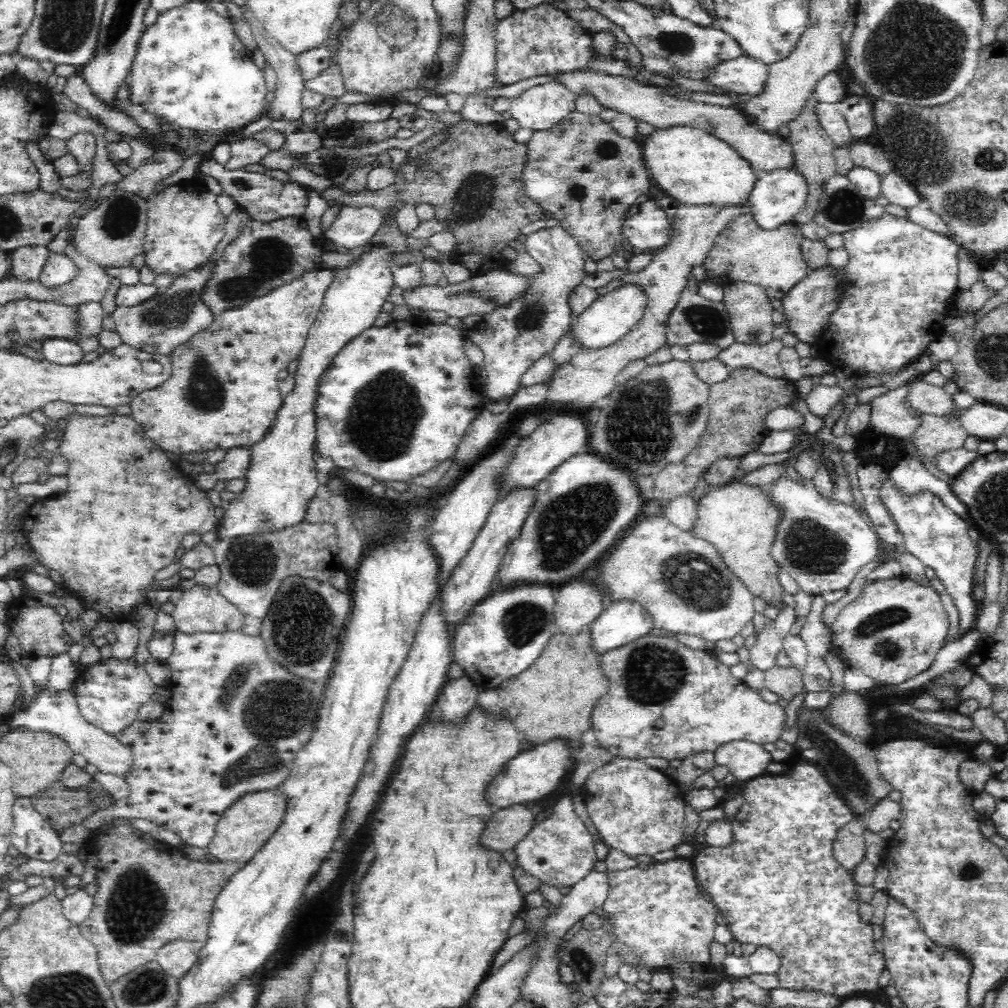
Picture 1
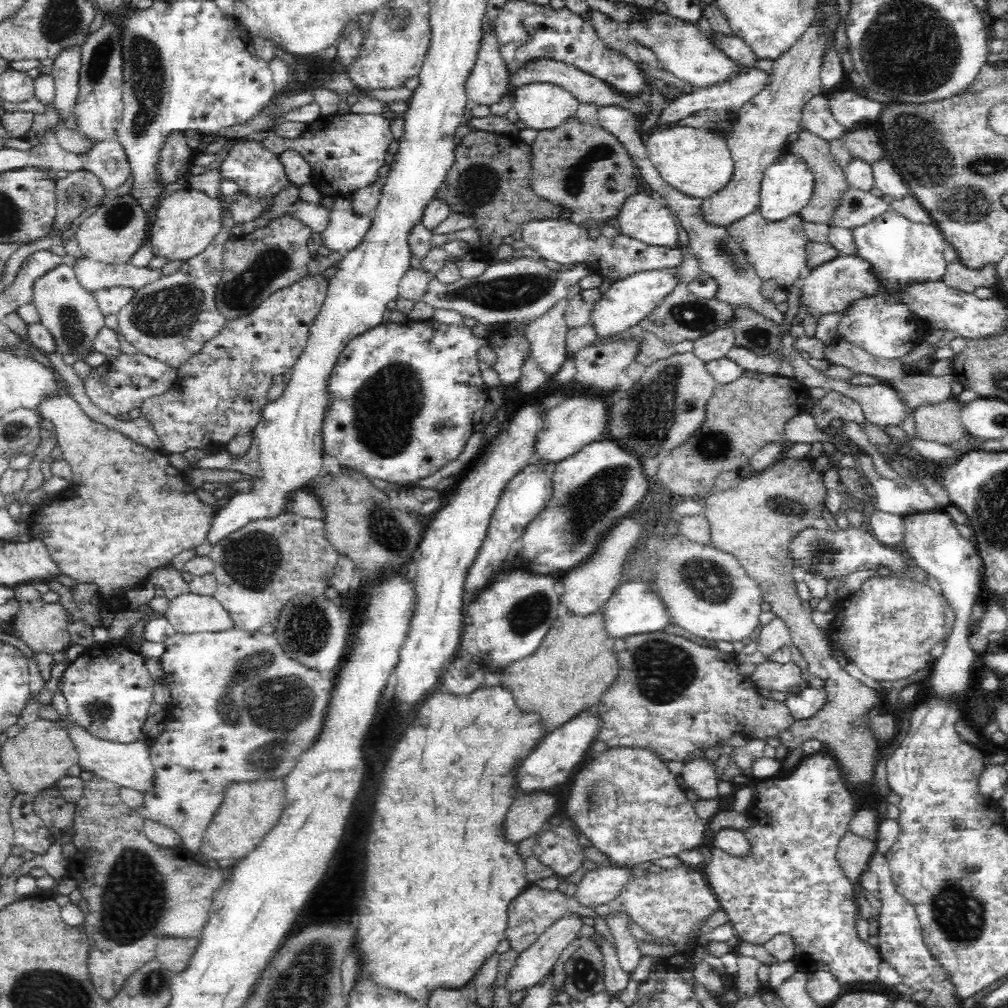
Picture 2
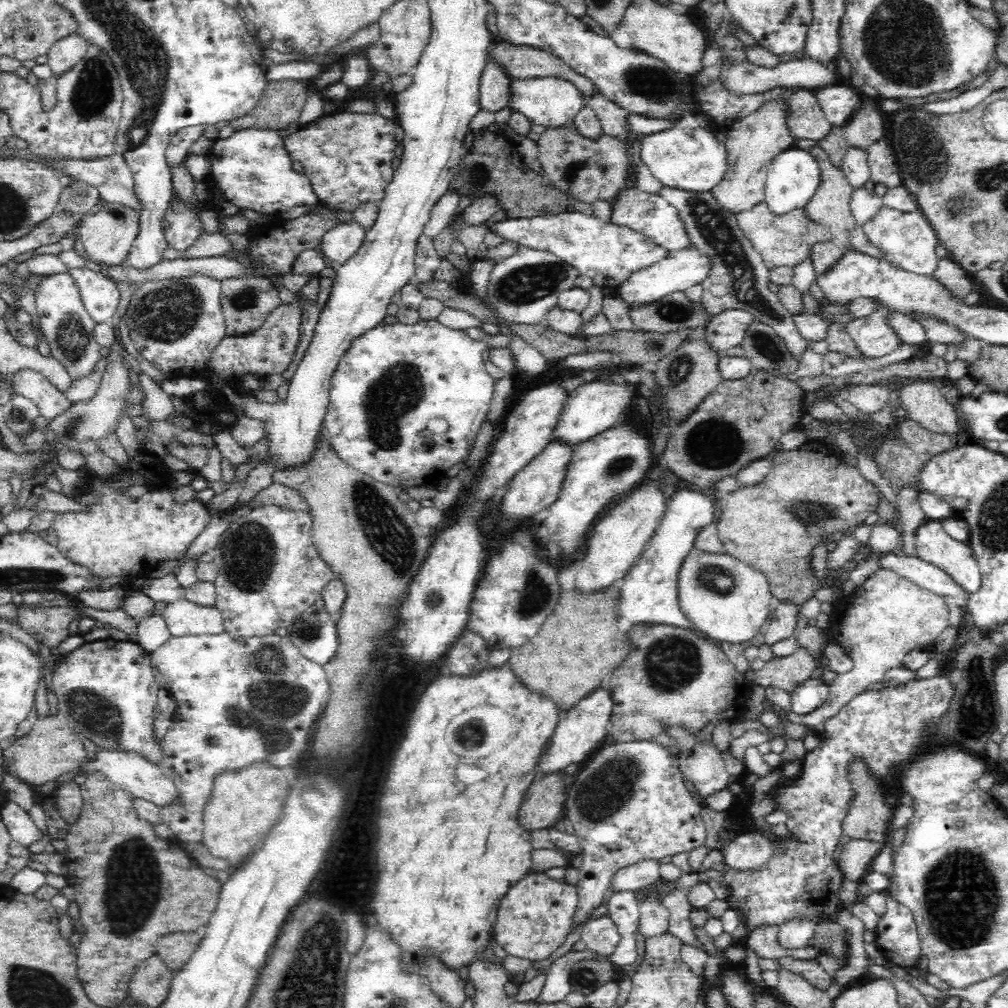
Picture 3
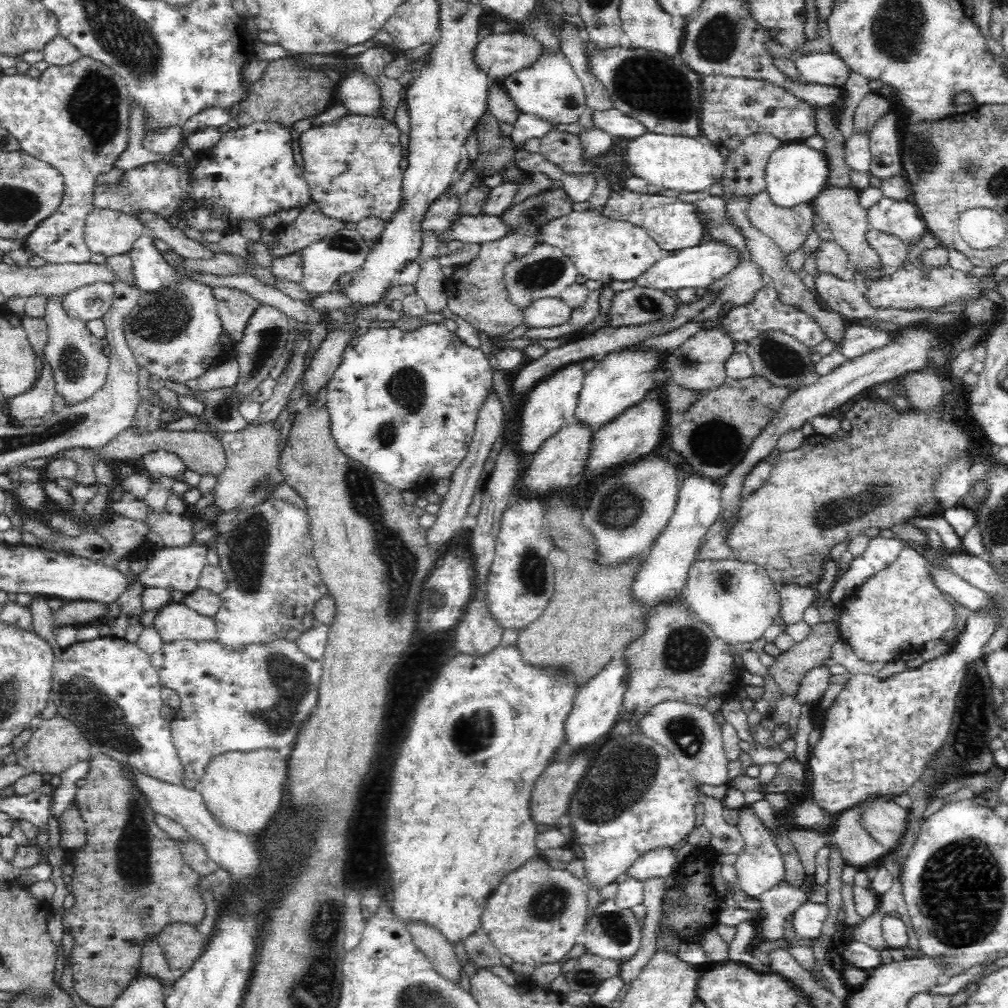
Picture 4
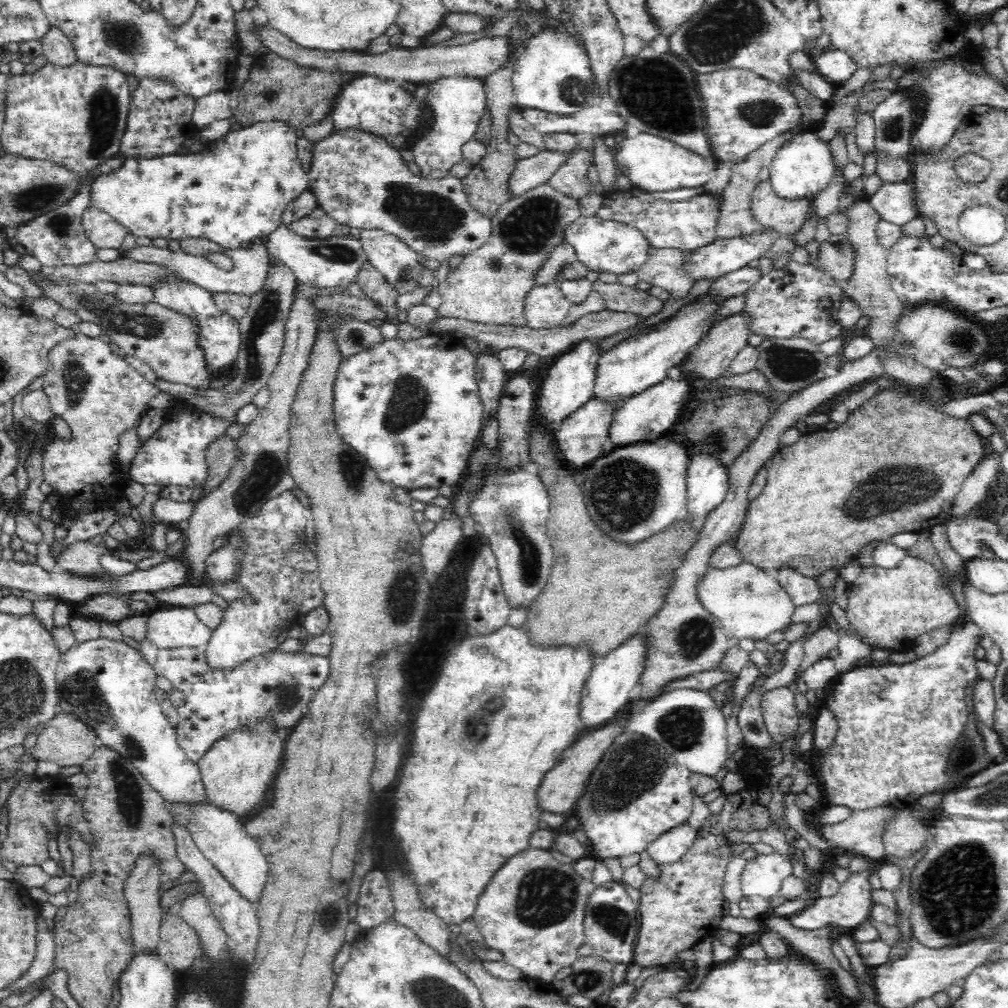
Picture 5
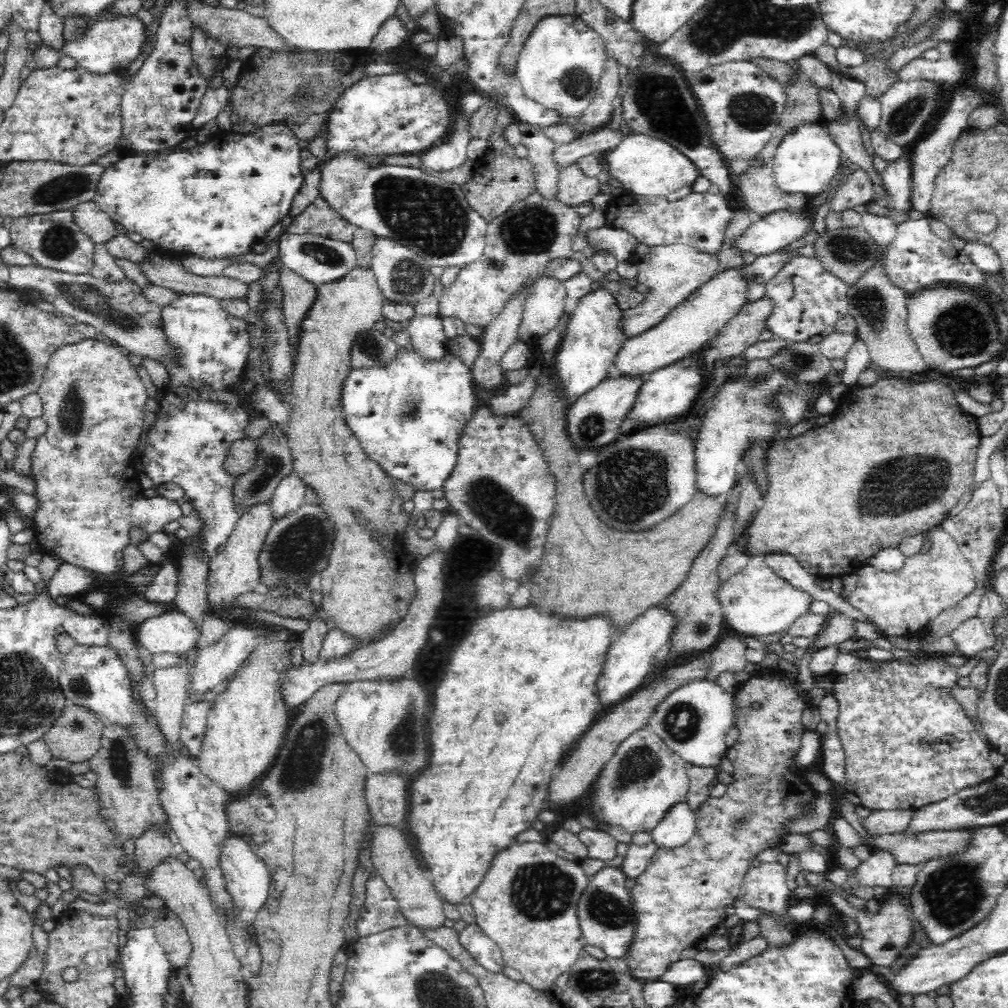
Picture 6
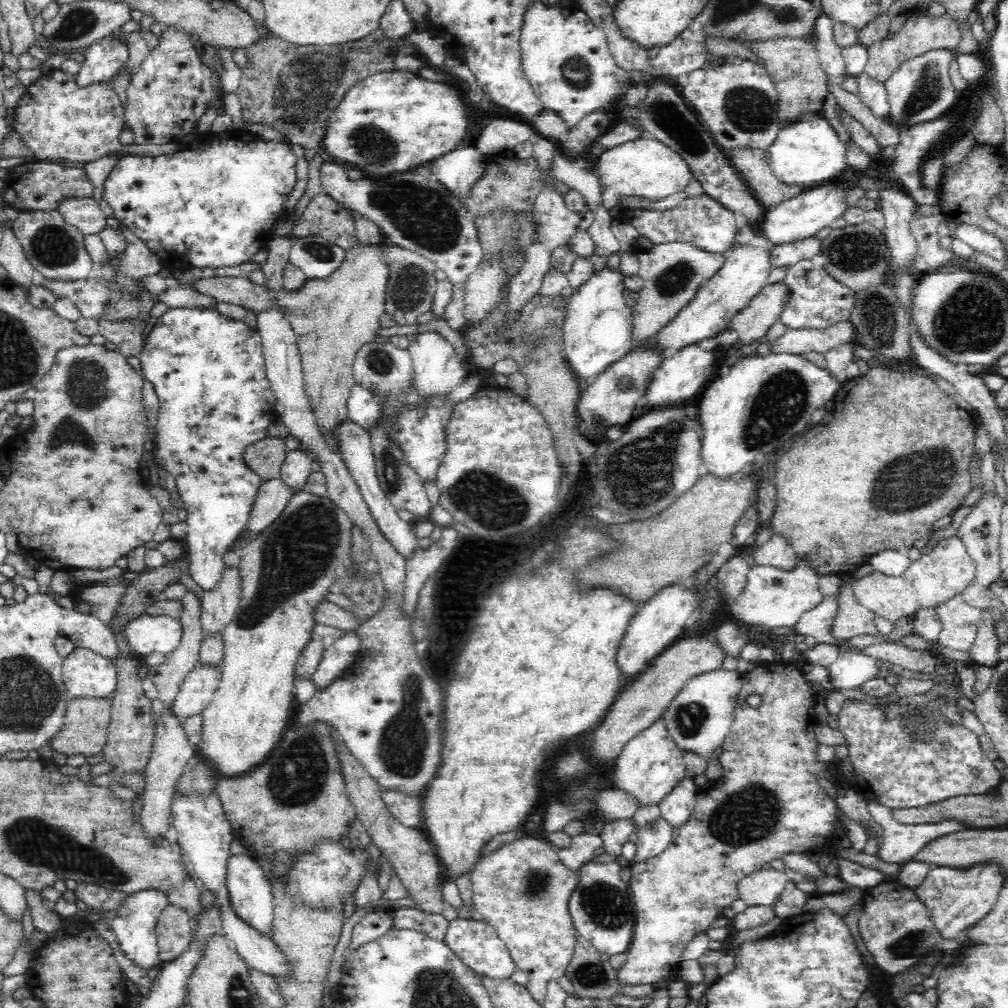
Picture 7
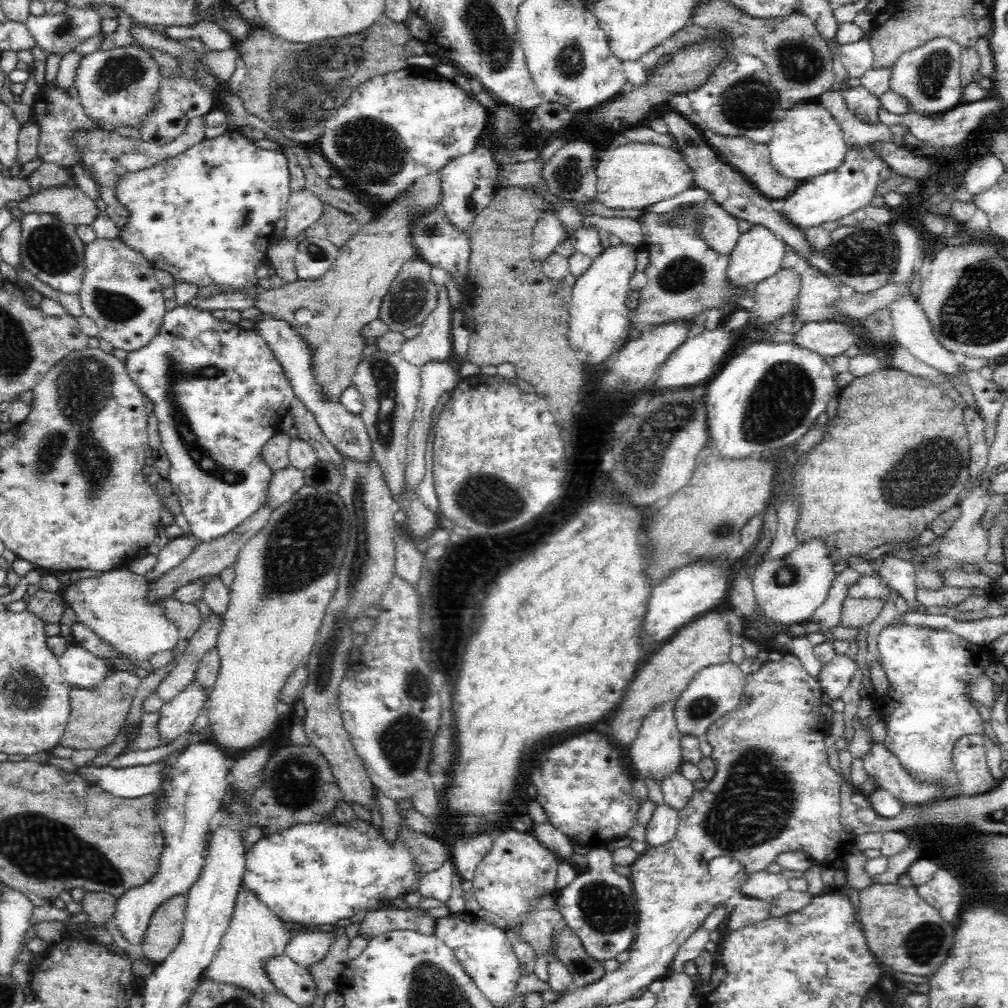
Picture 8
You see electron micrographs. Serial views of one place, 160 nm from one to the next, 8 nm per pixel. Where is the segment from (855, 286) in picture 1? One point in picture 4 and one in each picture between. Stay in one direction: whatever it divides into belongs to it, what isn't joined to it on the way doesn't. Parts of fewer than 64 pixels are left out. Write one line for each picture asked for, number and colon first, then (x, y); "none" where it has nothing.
2: (900, 252)
3: (906, 241)
4: (901, 220)

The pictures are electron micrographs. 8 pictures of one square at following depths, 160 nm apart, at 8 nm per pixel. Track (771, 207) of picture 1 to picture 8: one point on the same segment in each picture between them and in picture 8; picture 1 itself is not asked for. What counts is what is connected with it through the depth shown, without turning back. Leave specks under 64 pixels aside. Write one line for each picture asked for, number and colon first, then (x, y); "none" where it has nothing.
2: (787, 186)
3: (793, 177)
4: (795, 174)
5: (804, 165)
6: (807, 159)
7: (808, 153)
8: (808, 142)

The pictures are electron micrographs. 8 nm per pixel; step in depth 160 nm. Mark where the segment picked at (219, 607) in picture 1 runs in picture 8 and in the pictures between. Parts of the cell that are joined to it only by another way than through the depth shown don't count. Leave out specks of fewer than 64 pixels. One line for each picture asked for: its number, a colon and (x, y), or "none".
2: (188, 613)
3: (183, 617)
4: (175, 621)
5: (170, 627)
6: (173, 631)
7: (147, 634)
8: (112, 604)

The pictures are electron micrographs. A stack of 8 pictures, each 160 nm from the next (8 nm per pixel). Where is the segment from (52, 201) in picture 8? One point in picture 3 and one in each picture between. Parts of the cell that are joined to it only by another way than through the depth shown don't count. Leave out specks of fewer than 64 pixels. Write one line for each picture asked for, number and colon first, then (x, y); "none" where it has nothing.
3: (106, 235)
4: (110, 232)
5: (103, 232)
6: (97, 225)
7: (85, 214)

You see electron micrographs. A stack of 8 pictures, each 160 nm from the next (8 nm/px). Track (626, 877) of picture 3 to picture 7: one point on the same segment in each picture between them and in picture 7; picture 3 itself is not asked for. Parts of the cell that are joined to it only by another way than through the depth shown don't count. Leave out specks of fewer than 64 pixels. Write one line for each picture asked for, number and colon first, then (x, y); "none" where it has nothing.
4: (659, 863)
5: (670, 847)
6: (678, 827)
7: (677, 808)

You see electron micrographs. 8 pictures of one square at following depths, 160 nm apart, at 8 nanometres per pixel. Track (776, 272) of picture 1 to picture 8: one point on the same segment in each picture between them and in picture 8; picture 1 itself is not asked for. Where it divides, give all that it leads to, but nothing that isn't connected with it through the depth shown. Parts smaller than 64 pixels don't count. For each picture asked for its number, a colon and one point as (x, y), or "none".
2: (776, 251)
3: (785, 241)
4: (788, 229)
5: (785, 218)
6: (761, 196)
7: (752, 165)
8: (751, 160)

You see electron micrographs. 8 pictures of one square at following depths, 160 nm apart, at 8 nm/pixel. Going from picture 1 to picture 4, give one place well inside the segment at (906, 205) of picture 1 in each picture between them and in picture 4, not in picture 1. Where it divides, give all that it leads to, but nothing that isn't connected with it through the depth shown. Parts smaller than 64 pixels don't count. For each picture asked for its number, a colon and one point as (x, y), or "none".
2: (887, 179)
3: (883, 167)
4: (885, 163)

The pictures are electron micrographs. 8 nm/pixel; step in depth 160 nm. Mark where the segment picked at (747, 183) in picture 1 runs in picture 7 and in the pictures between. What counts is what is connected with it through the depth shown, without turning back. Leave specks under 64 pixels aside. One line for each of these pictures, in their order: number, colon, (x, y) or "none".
2: (698, 163)
3: (694, 160)
4: (679, 162)
5: (653, 164)
6: (646, 166)
7: (644, 167)

